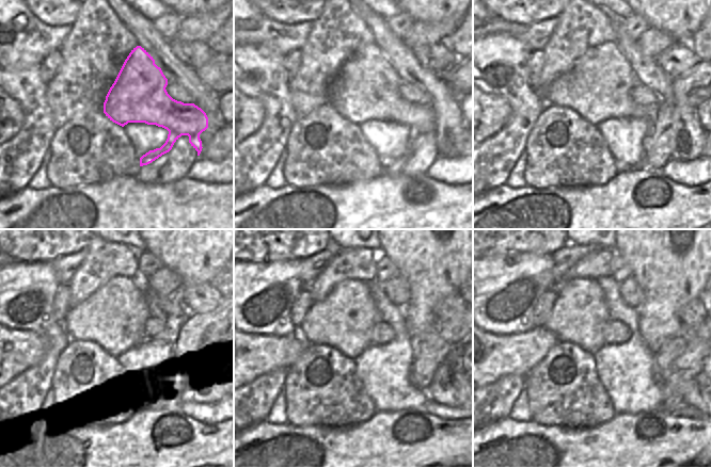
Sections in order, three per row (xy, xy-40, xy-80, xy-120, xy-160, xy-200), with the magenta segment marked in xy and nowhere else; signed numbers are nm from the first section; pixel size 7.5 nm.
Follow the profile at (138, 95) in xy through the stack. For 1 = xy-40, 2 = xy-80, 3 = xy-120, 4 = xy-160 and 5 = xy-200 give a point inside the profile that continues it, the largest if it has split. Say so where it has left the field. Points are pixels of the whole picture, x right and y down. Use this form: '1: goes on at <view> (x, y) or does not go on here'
1: goes on at xy-40 (366, 87)
2: goes on at xy-80 (598, 86)
3: goes on at xy-120 (113, 318)
4: goes on at xy-160 (344, 319)
5: goes on at xy-200 (578, 316)

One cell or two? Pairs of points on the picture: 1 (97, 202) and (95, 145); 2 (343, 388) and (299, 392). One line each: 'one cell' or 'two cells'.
1: two cells
2: one cell

